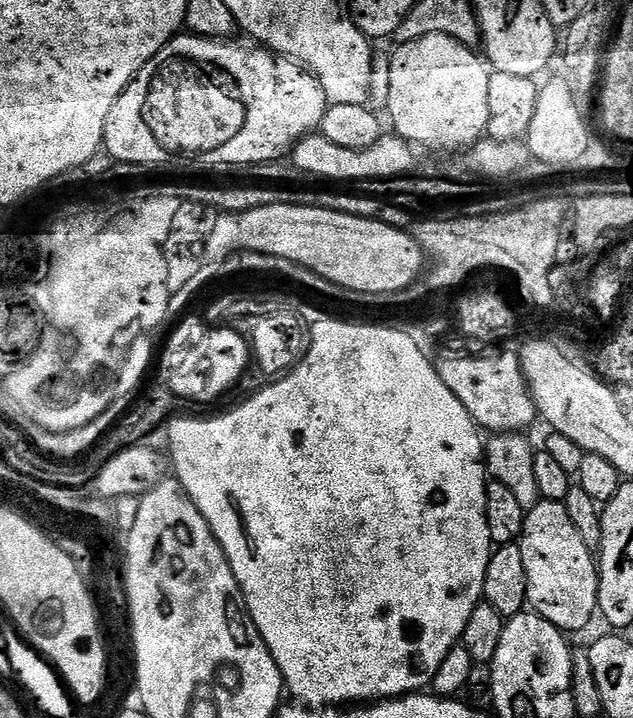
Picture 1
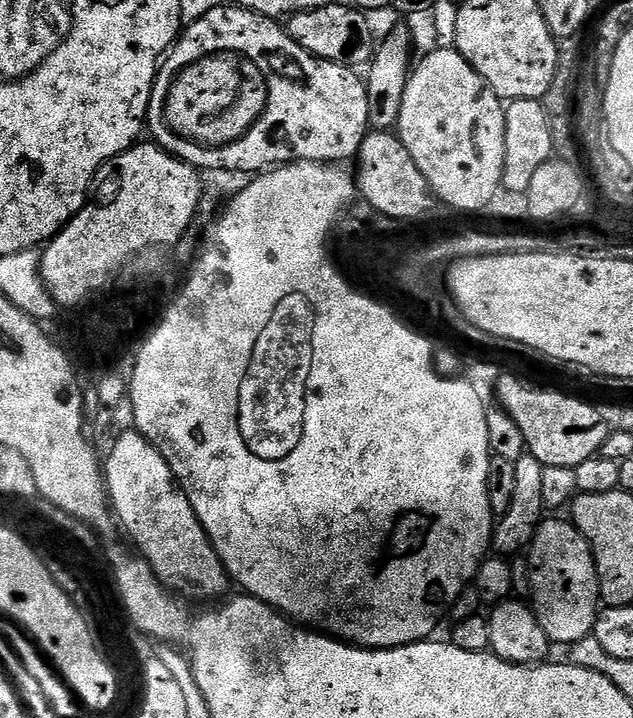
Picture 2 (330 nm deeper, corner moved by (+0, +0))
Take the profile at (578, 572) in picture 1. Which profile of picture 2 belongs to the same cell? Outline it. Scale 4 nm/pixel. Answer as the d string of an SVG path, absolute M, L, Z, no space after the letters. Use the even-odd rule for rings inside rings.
M545 519L532 540L530 600L549 641L553 645L571 646L582 638L593 635L598 615L596 604L598 605L600 600L600 587L596 585L596 563L590 546L575 524L564 520Z

